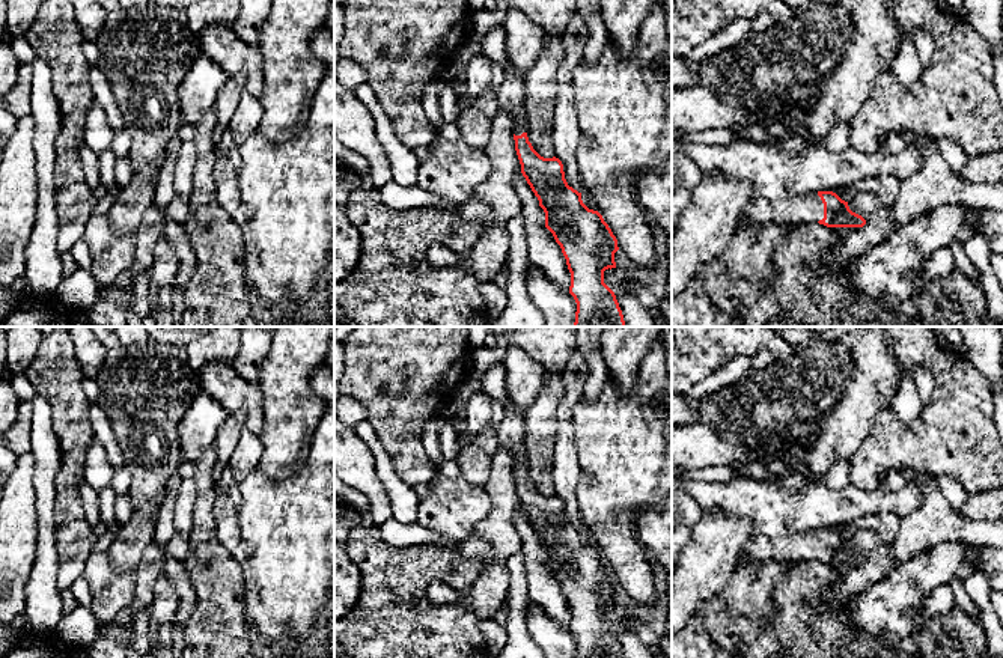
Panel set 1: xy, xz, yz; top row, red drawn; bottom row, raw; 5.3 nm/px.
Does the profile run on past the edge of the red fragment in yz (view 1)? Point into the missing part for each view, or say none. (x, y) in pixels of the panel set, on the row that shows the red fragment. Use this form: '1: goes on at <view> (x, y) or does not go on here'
1: goes on at yz (809, 208)

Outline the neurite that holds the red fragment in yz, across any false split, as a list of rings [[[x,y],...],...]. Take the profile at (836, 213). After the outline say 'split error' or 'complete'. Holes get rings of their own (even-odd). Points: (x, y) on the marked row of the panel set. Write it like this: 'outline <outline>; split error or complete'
outline [[[818,191],[770,202],[753,196],[739,214],[739,223],[779,223],[803,224],[819,223],[827,227],[863,227],[866,220],[852,212],[848,202],[833,191]]]; split error

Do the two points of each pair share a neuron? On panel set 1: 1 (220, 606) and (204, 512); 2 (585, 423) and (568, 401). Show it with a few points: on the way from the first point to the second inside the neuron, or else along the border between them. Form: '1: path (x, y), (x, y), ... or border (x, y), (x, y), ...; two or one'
1: path (219, 583), (207, 556), (204, 535); one
2: border (582, 398), (576, 404), (571, 417); two

